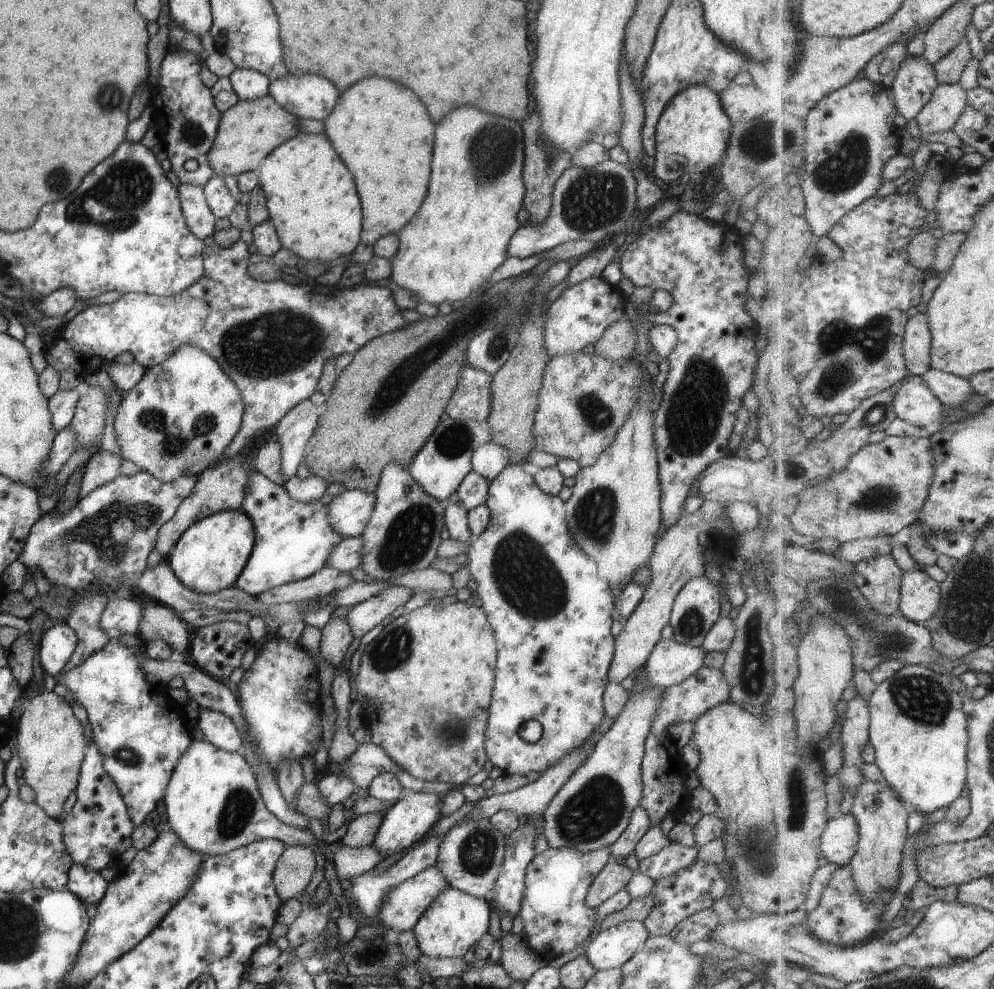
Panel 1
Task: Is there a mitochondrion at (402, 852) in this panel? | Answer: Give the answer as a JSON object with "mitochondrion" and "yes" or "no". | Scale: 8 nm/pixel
{"mitochondrion":"no"}

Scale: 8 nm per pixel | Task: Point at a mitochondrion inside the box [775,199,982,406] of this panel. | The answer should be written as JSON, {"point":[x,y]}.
{"point":[846,352]}

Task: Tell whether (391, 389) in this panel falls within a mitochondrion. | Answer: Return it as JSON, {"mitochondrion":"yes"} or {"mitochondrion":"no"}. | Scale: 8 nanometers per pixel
{"mitochondrion":"yes"}

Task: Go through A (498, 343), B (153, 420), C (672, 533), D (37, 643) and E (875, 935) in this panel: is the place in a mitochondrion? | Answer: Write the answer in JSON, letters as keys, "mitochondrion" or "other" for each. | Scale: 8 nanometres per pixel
{"A":"mitochondrion","B":"mitochondrion","C":"other","D":"other","E":"other"}

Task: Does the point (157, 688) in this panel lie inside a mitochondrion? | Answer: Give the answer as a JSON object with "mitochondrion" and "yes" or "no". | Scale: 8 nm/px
{"mitochondrion":"no"}

